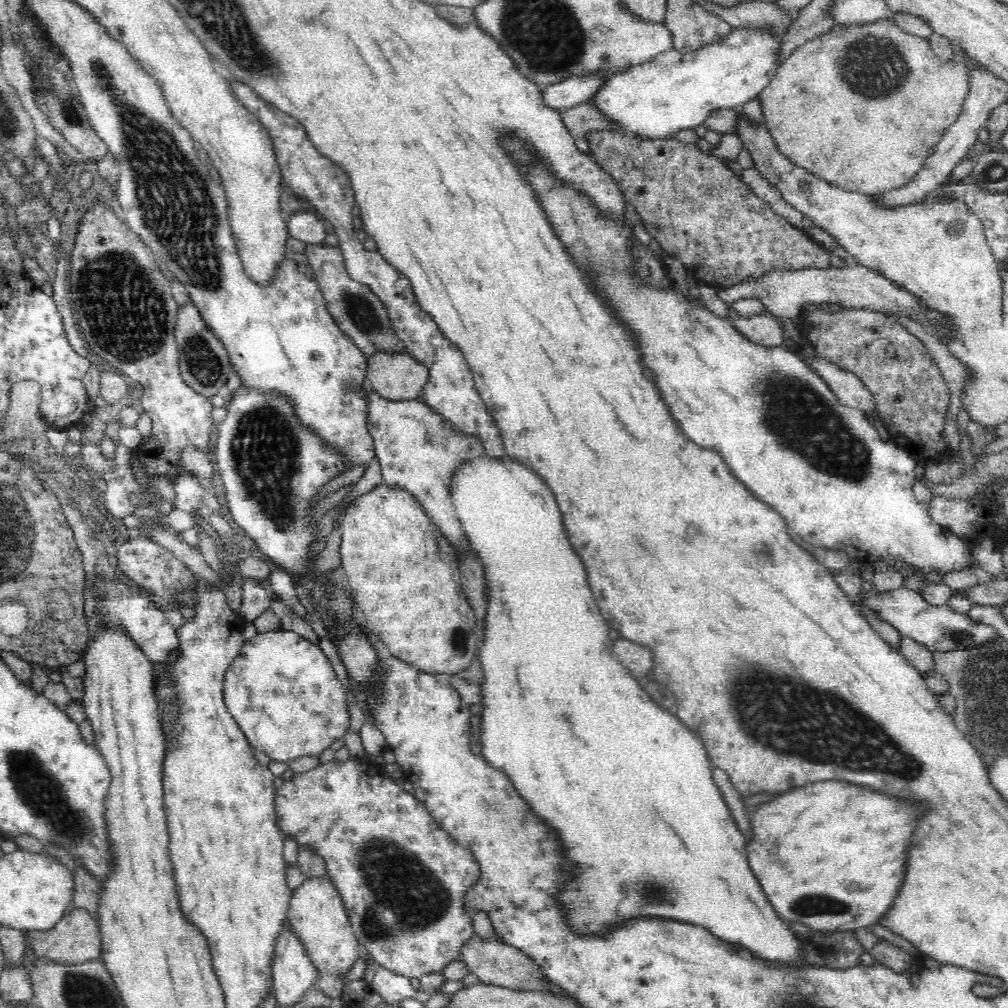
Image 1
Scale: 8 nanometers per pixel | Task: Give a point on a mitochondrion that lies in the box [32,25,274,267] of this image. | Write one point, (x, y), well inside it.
(70, 112)

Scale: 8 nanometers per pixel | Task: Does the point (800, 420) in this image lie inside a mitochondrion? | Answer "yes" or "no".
yes

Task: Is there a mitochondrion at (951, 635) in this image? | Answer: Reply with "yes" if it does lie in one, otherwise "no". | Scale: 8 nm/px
yes

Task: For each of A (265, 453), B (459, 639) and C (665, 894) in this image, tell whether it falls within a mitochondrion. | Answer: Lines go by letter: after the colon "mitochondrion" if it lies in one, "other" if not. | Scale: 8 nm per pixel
A: mitochondrion
B: mitochondrion
C: mitochondrion

